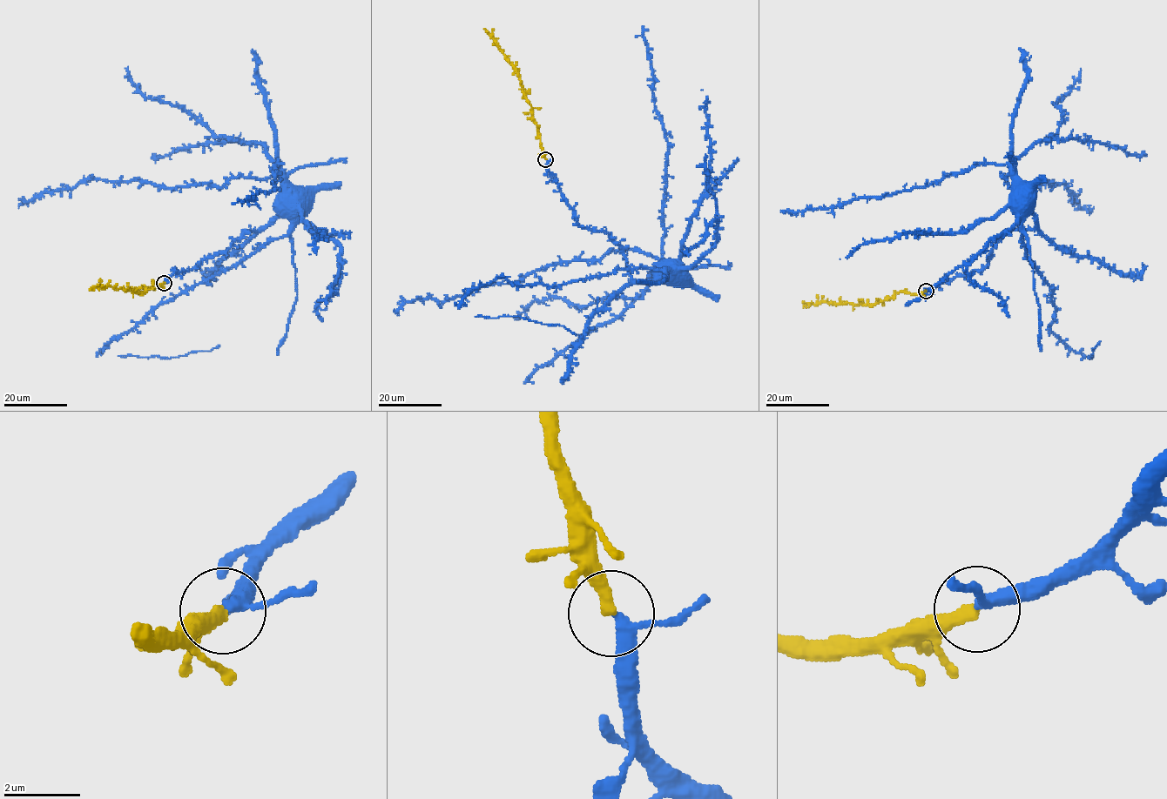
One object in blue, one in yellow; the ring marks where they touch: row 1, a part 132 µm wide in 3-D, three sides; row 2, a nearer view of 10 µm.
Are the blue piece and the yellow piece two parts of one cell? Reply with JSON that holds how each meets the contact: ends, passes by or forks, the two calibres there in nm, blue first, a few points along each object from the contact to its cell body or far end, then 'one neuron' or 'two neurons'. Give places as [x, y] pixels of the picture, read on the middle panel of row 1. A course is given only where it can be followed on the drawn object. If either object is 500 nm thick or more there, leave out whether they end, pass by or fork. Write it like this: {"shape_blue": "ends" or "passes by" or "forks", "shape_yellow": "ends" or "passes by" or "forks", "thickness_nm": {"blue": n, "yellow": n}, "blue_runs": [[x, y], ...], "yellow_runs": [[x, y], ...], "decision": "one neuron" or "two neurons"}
{"shape_blue": "passes by", "shape_yellow": "ends", "thickness_nm": {"blue": 240, "yellow": 360}, "blue_runs": [[545, 159], [575, 219], [581, 226], [602, 230], [623, 251], [631, 277], [651, 280], [664, 265]], "yellow_runs": [[545, 159], [539, 129], [532, 108], [524, 95], [520, 75], [484, 28]], "decision": "one neuron"}

